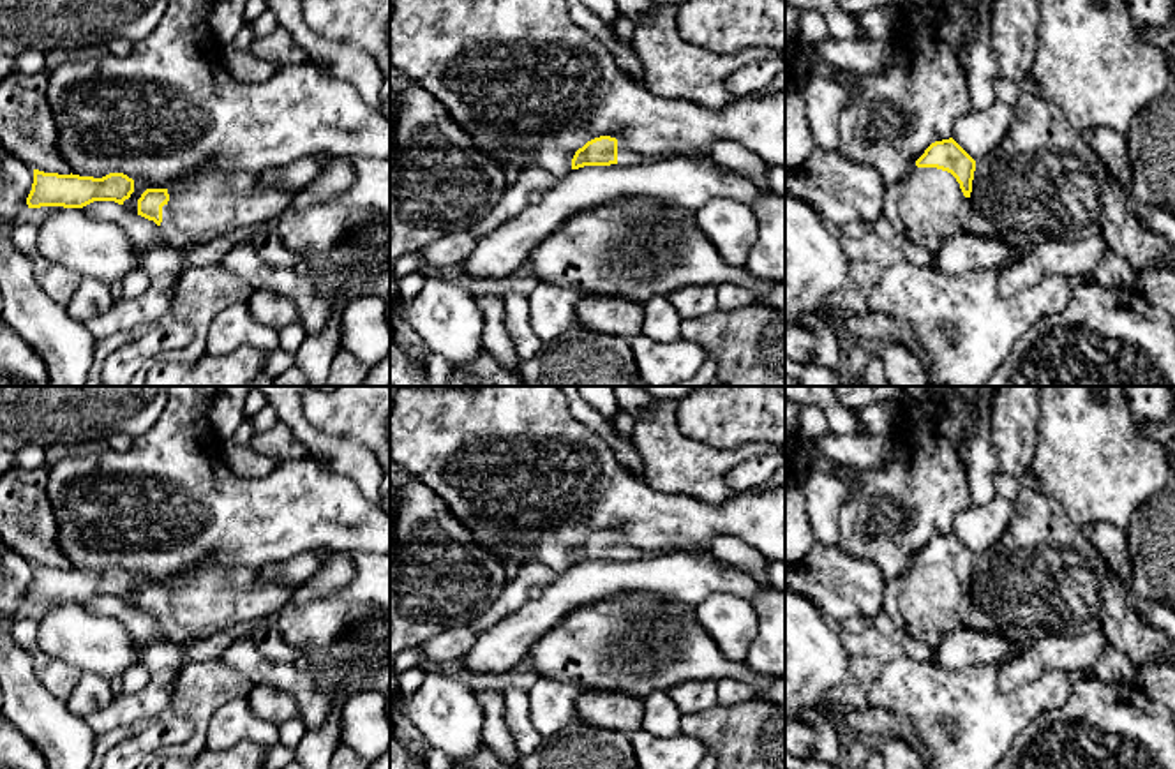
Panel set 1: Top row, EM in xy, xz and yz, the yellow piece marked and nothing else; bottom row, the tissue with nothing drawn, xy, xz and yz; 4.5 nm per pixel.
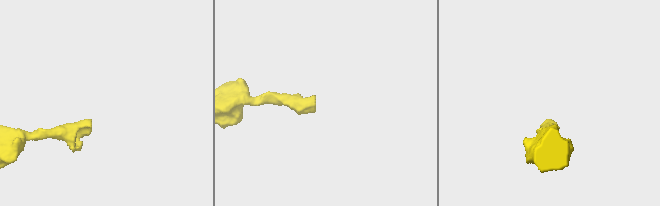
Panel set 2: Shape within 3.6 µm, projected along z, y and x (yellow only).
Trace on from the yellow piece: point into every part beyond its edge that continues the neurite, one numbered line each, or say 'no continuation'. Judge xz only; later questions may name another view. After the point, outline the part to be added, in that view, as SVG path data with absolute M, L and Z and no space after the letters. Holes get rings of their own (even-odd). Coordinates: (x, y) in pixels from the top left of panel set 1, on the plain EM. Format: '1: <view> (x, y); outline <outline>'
1: xz (627, 551); outline M617 534L617 561L637 561L637 559L644 559L644 557L655 556L655 554L660 554L660 552L640 550L632 541L628 541L623 534ZM685 541L677 547L665 549L665 550L660 550L660 552L674 552L674 550L709 552L707 547L700 545L699 541Z

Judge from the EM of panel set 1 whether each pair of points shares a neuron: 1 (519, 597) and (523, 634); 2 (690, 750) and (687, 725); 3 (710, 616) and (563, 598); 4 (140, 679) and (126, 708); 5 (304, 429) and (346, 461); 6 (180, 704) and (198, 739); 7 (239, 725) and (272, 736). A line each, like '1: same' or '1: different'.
1: different
2: different
3: different
4: different
5: same
6: same
7: same

